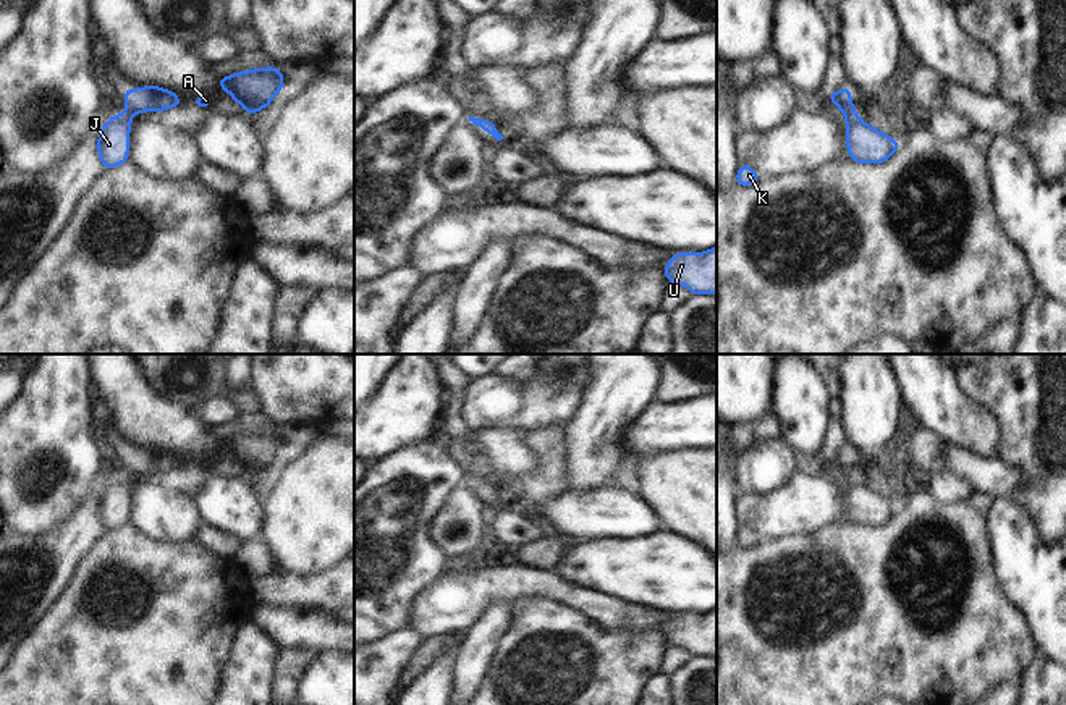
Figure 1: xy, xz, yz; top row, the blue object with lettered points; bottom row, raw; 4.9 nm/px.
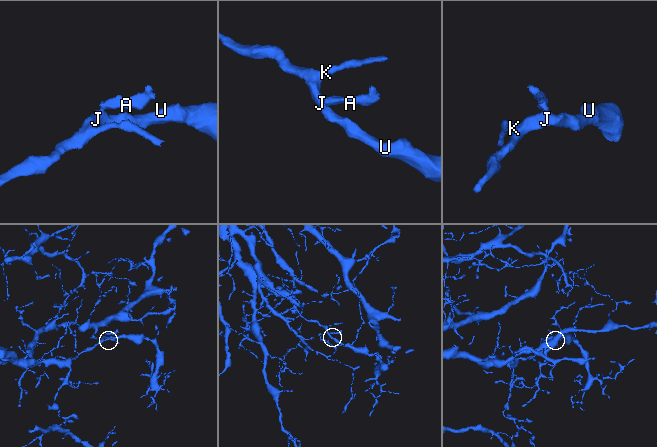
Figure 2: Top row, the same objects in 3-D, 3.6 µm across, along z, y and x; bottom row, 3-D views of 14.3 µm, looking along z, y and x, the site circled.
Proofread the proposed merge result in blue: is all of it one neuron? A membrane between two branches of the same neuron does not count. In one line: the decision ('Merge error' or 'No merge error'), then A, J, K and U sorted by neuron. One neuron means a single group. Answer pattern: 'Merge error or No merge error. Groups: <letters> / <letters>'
Merge error. Groups: A / J K U

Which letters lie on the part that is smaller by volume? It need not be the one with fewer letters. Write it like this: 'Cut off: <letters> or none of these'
Cut off: A

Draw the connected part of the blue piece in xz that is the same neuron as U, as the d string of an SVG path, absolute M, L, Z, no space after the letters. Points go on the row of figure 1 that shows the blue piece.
M717 246L707 252L678 252L663 272L668 283L683 285L691 294L717 294Z

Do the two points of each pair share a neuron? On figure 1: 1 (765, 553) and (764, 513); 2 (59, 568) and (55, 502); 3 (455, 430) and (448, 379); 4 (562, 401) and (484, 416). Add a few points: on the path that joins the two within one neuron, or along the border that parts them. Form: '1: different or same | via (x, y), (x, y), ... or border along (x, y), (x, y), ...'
1: different | border along (803, 534), (761, 540)
2: different | border along (84, 503), (55, 531), (36, 537), (20, 536)
3: same | via (453, 417), (453, 392)
4: same | via (542, 401), (503, 405)

